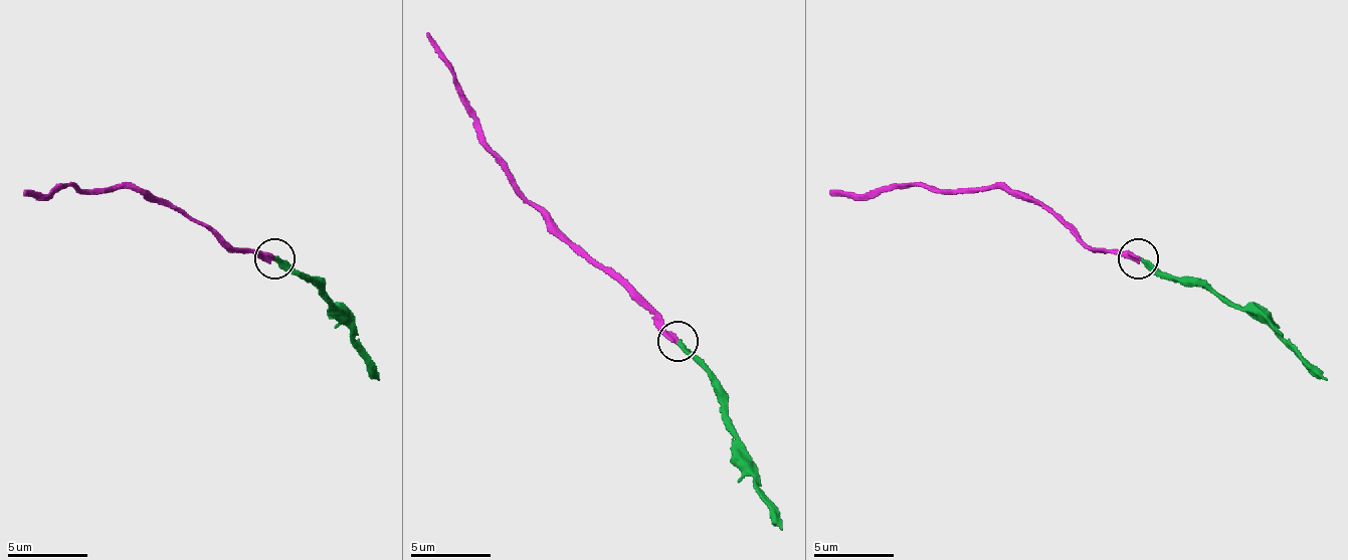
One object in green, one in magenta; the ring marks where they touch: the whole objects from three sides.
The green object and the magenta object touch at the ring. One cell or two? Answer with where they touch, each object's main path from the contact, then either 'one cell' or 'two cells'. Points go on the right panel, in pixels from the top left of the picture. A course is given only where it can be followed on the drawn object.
place (1138, 258); course green (1139, 259), (1171, 280), (1211, 287), (1227, 299), (1256, 307), (1328, 379); course magenta (1139, 259), (1095, 251), (1039, 203), (999, 187), (935, 191), (883, 187), (858, 195), (830, 191); one cell

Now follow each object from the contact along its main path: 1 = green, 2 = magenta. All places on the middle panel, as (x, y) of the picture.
1: (677, 342), (709, 374), (721, 414), (733, 430), (733, 458), (753, 479), (780, 531)
2: (677, 342), (636, 298), (532, 202), (484, 138), (452, 61), (428, 33)

